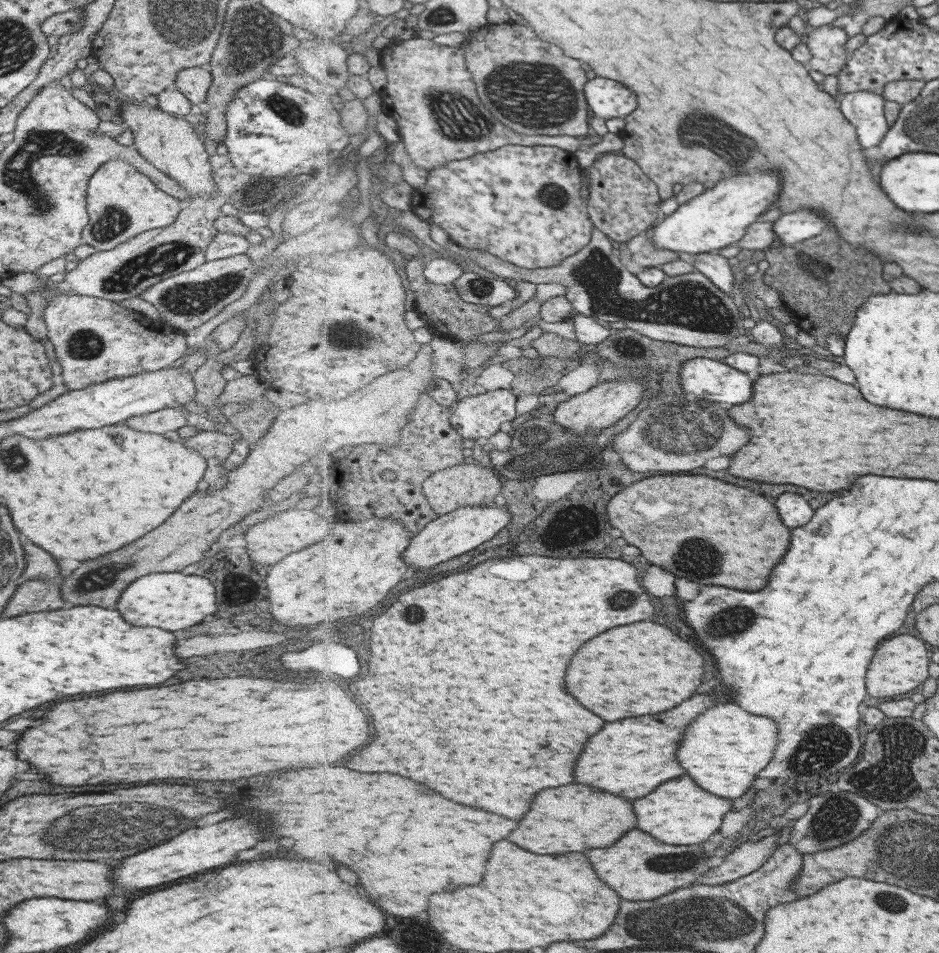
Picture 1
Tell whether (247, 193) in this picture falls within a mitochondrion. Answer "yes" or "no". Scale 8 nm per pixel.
no

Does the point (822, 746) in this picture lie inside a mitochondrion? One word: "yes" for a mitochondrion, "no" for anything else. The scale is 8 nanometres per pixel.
yes

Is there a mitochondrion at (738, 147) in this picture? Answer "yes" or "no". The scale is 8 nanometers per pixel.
yes

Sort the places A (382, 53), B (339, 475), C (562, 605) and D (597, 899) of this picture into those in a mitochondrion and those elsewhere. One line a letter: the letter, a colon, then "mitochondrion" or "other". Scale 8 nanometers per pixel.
A: other
B: other
C: other
D: other

